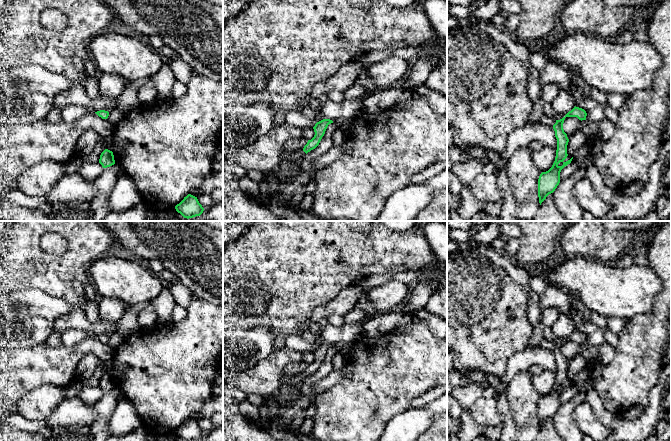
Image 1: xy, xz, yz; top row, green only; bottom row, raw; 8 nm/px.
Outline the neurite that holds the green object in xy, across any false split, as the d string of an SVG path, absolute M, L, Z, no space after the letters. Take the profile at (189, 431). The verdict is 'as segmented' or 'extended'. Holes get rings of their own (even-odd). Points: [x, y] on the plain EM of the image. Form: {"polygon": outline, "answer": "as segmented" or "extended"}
{"polygon": "M188 418L184 423L175 430L175 433L183 441L196 441L200 440L204 432L199 427L197 421Z", "answer": "as segmented"}

